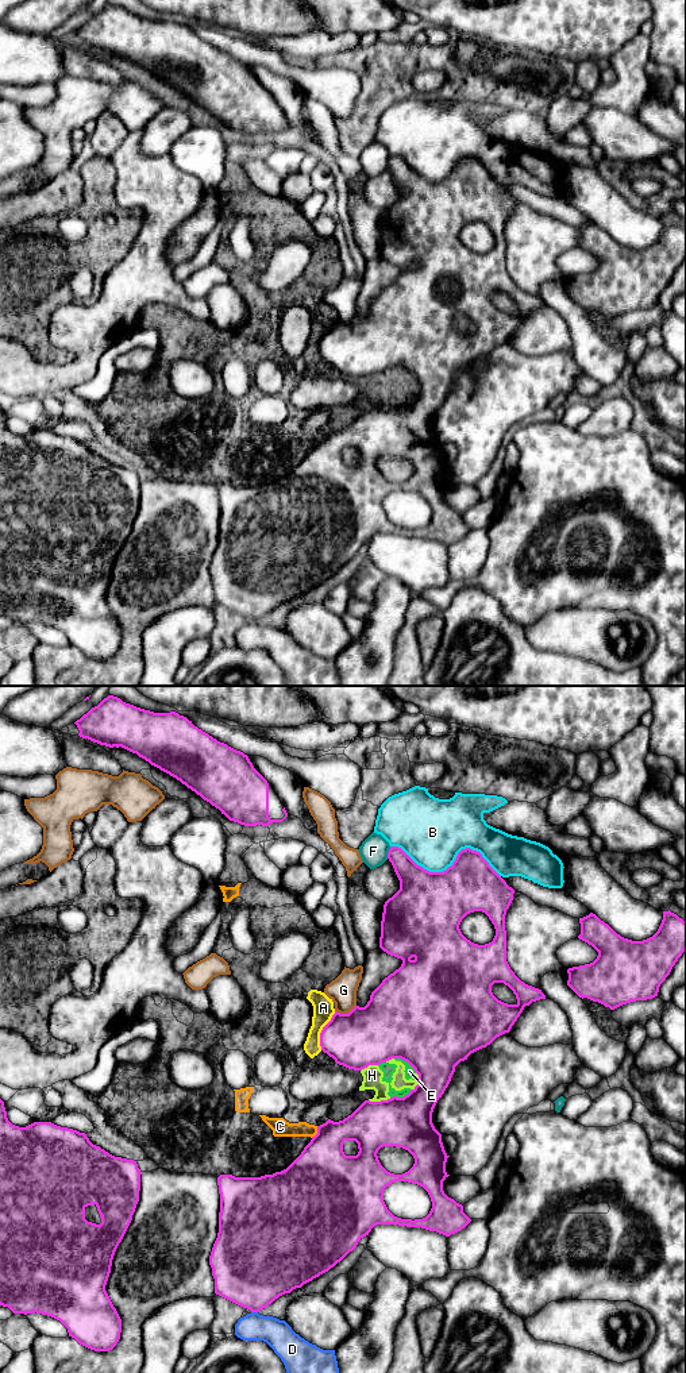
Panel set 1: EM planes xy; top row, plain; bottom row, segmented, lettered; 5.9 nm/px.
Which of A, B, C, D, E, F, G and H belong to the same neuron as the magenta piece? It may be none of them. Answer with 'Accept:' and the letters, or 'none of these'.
Accept: none of these

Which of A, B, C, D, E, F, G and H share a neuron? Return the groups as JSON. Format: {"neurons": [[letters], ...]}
{"neurons": [["A", "C", "E", "H"], ["B"], ["D"], ["F"], ["G"]]}

